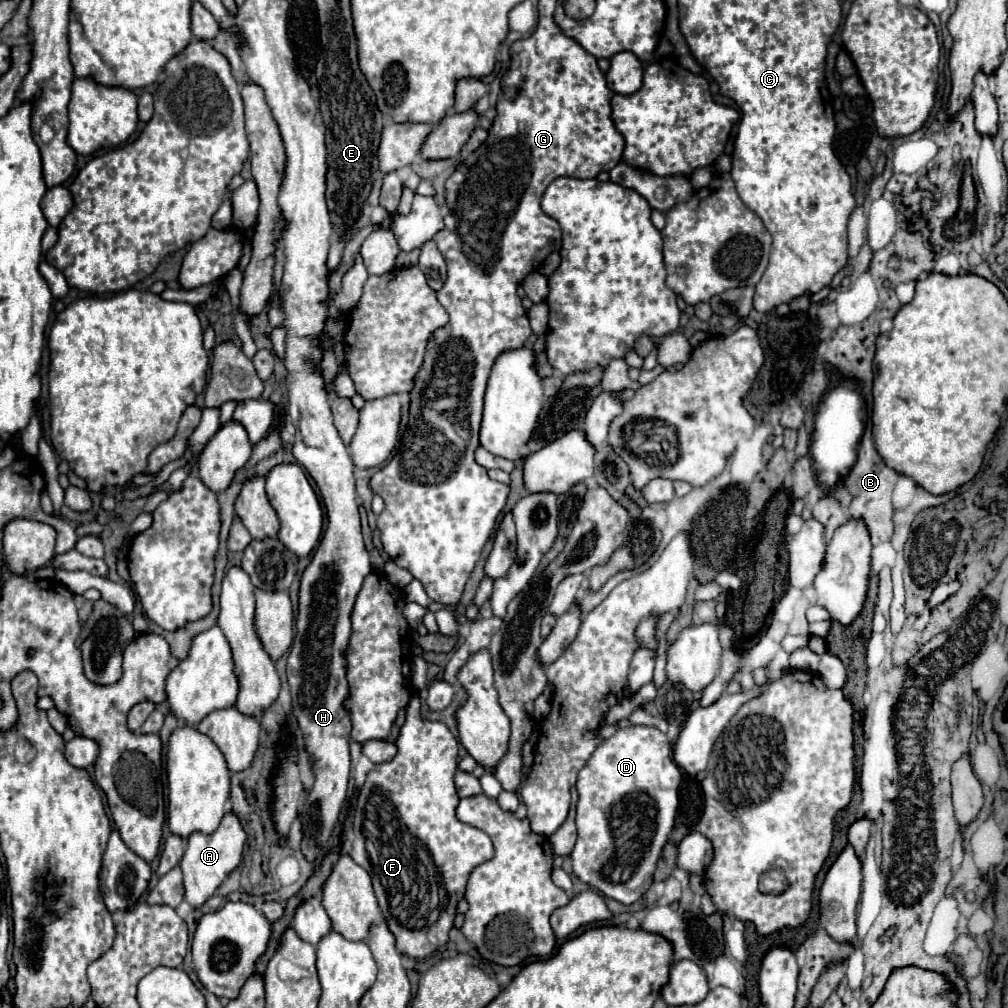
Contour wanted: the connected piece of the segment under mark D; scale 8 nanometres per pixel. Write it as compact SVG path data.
M632 725L626 729L618 729L610 739L606 739L588 759L586 767L578 773L578 841L574 845L574 851L570 853L574 875L590 885L594 891L600 891L606 897L612 897L624 905L638 901L652 885L650 867L654 873L656 861L660 859L662 847L672 831L678 811L680 781L682 771L672 759L672 741L656 727Z

